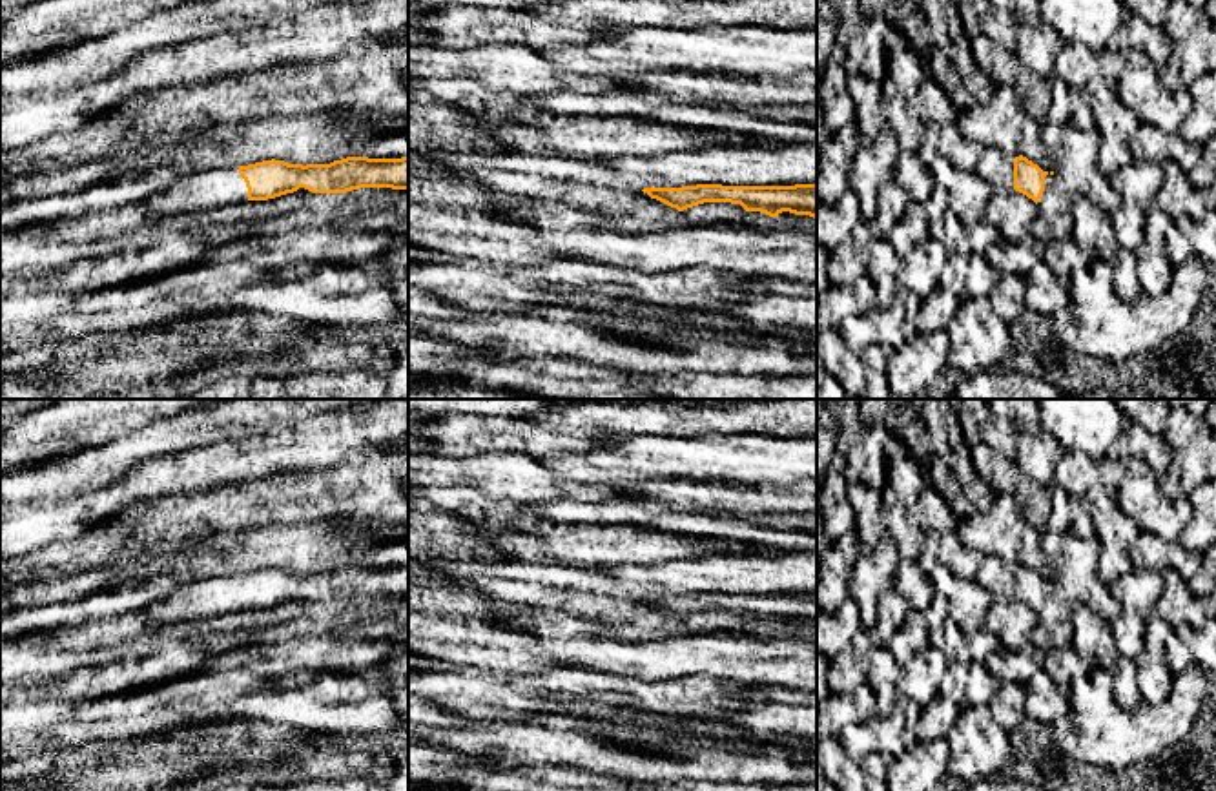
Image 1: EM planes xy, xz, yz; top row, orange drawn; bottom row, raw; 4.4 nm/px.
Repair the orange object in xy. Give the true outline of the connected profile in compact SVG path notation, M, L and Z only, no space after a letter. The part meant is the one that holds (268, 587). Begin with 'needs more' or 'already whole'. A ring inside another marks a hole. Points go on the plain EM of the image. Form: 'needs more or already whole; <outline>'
needs more; M346 565L330 572L306 574L272 567L239 576L186 581L160 596L155 618L144 612L135 616L135 636L294 600L346 601L359 596L408 598L408 565Z

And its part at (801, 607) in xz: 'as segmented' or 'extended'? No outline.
extended

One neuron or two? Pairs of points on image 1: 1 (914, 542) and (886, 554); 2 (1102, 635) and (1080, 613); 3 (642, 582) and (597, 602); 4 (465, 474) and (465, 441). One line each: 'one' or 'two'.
1: two
2: one
3: two
4: two

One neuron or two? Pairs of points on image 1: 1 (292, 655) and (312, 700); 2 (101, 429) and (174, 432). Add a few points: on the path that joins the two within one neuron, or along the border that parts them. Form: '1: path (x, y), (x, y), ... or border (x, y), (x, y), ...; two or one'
1: border (340, 671), (288, 669), (274, 675), (256, 675); two
2: border (164, 418), (143, 429); two

